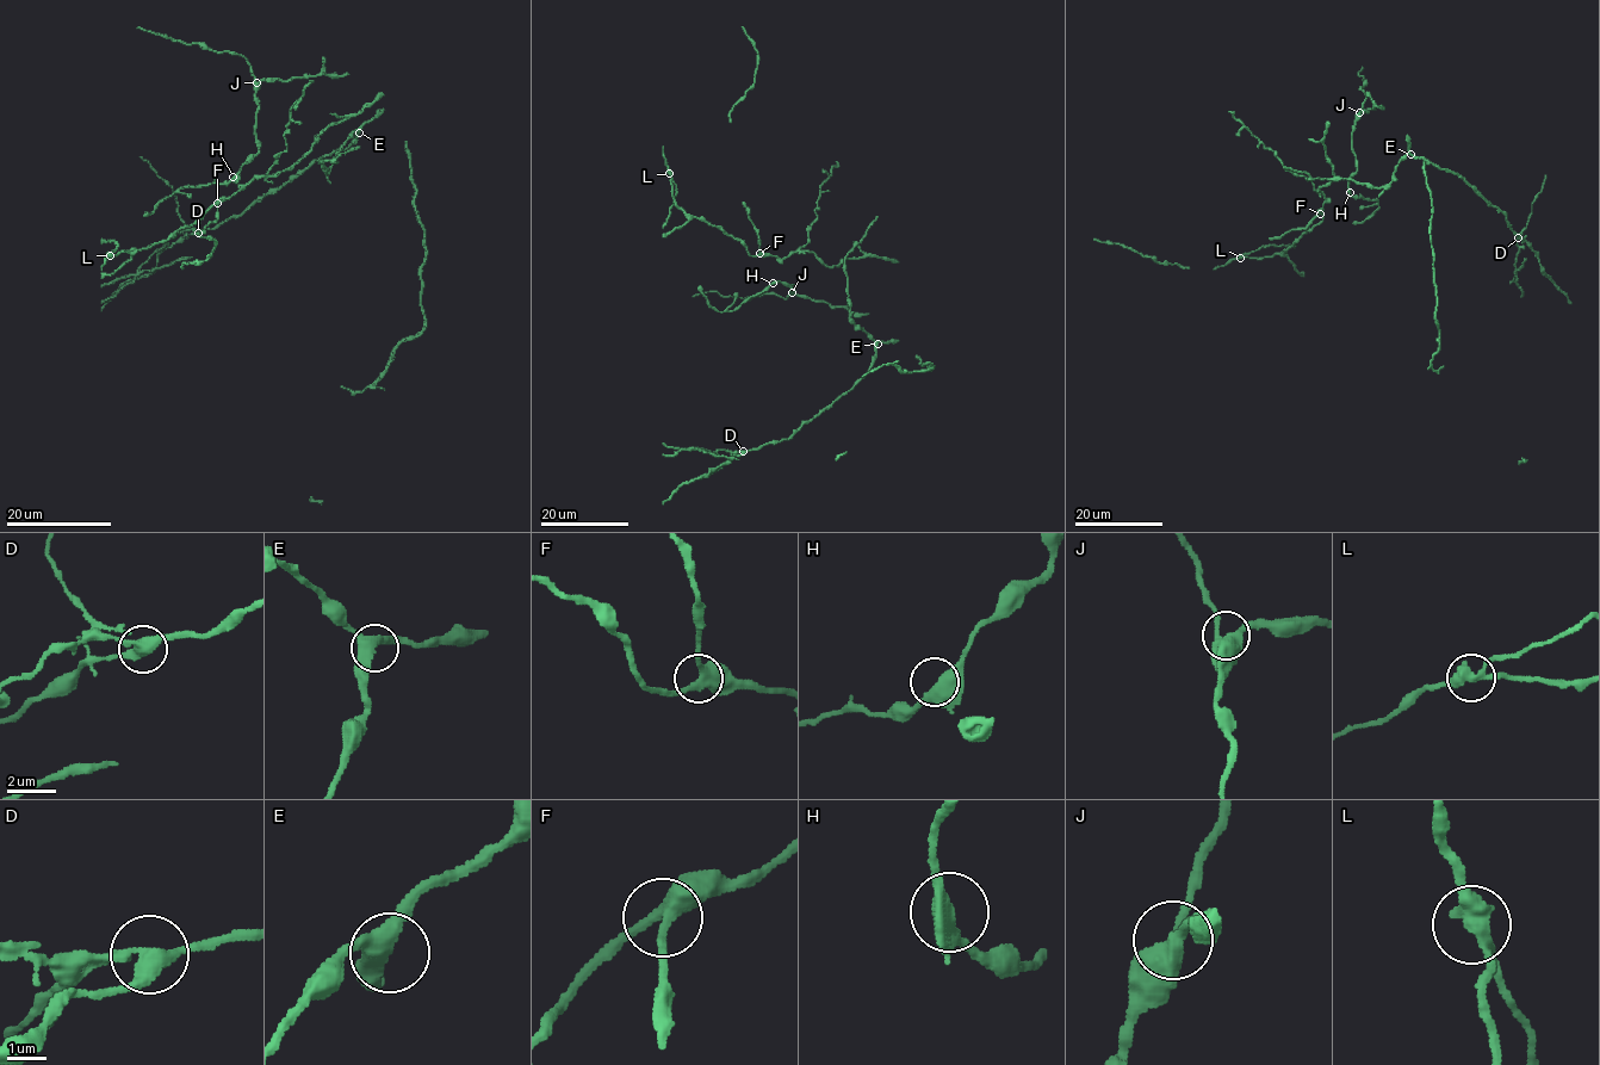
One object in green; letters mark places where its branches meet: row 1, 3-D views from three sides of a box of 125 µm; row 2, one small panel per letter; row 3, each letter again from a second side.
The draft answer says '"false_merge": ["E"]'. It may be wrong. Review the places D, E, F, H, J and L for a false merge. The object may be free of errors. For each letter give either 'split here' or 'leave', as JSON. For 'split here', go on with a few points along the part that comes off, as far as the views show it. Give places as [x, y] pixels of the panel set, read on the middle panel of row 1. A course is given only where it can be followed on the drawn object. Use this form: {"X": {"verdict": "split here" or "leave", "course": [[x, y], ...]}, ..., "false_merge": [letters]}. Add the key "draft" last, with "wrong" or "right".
{"D": {"verdict": "split here", "course": [[743, 452], [719, 450], [712, 453], [694, 449], [738, 459]]}, "E": {"verdict": "leave"}, "F": {"verdict": "leave"}, "H": {"verdict": "leave"}, "J": {"verdict": "leave"}, "L": {"verdict": "leave"}, "false_merge": ["D"], "draft": "wrong"}

